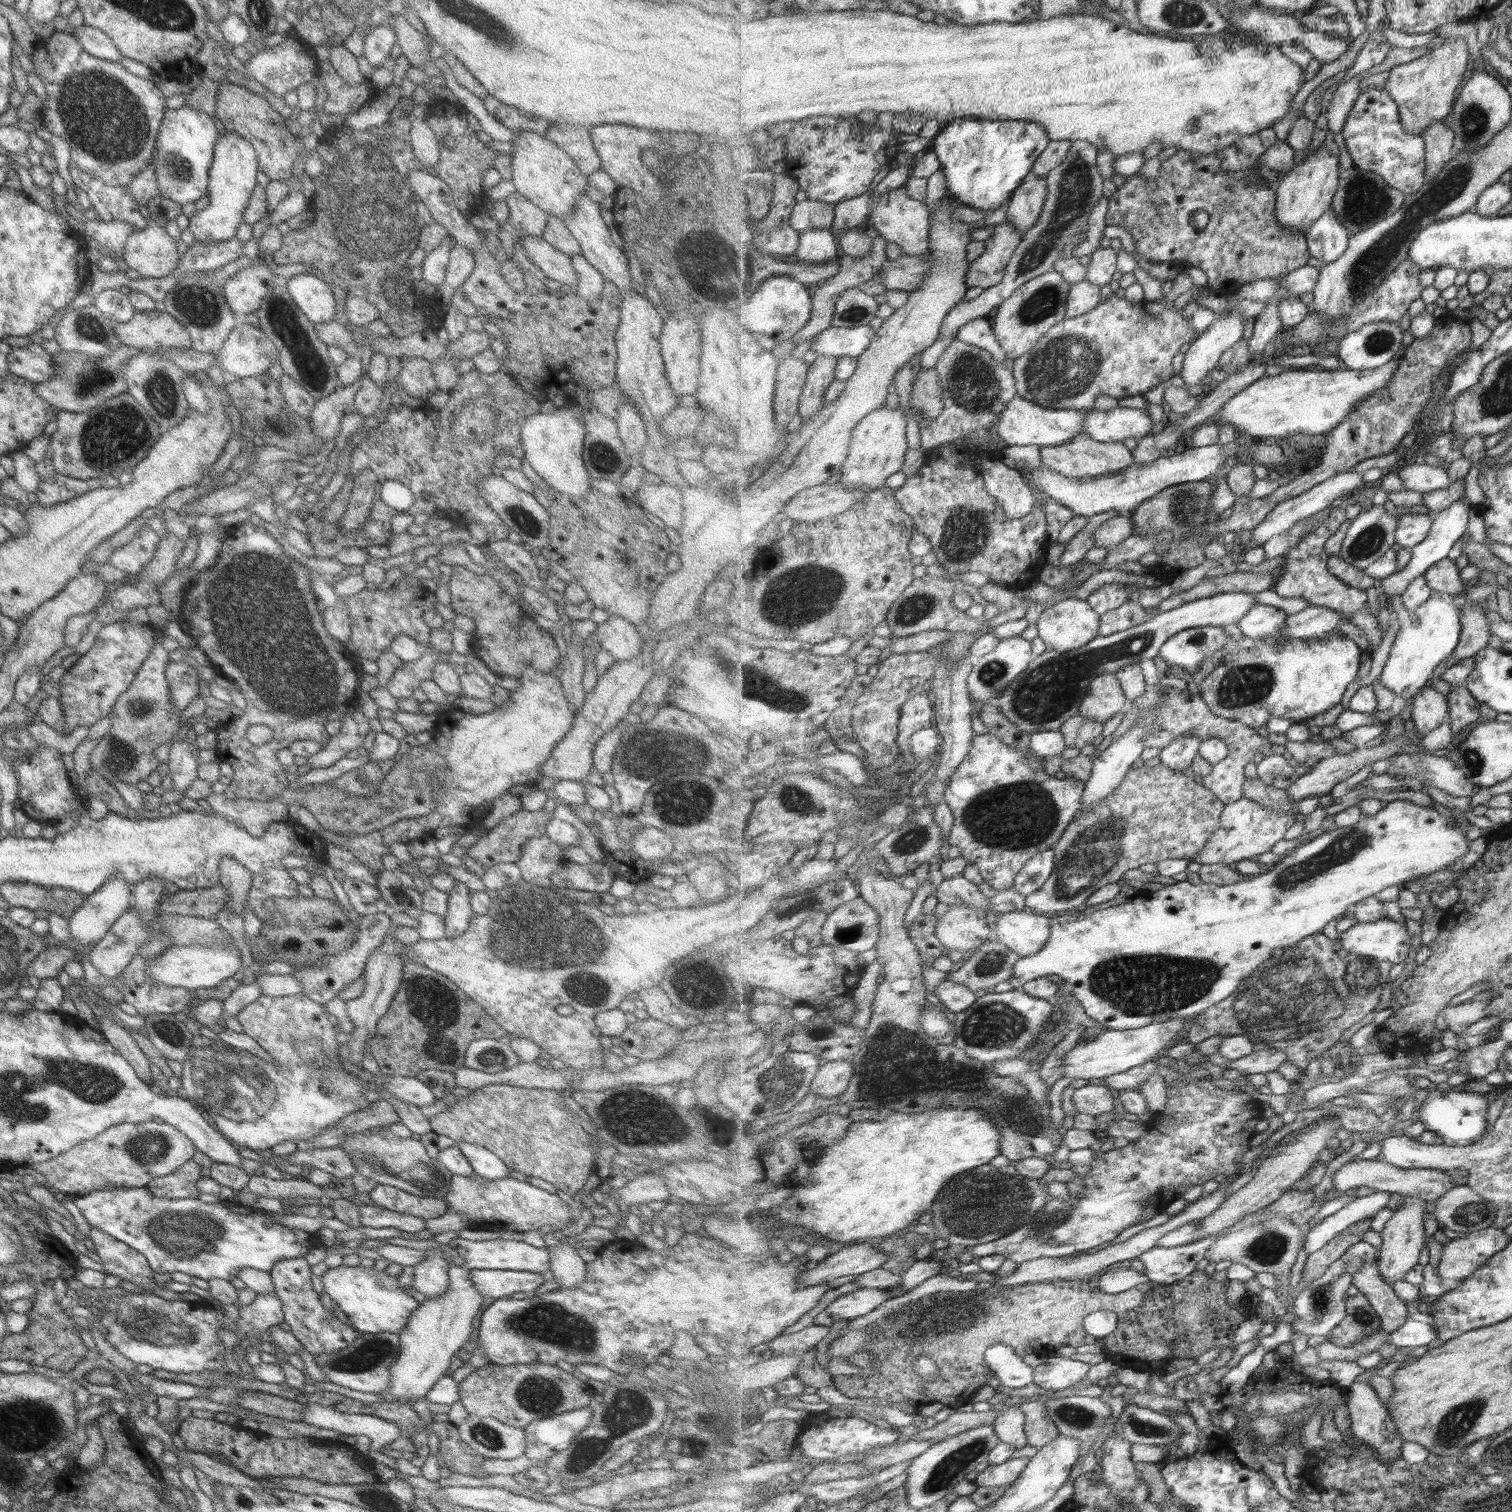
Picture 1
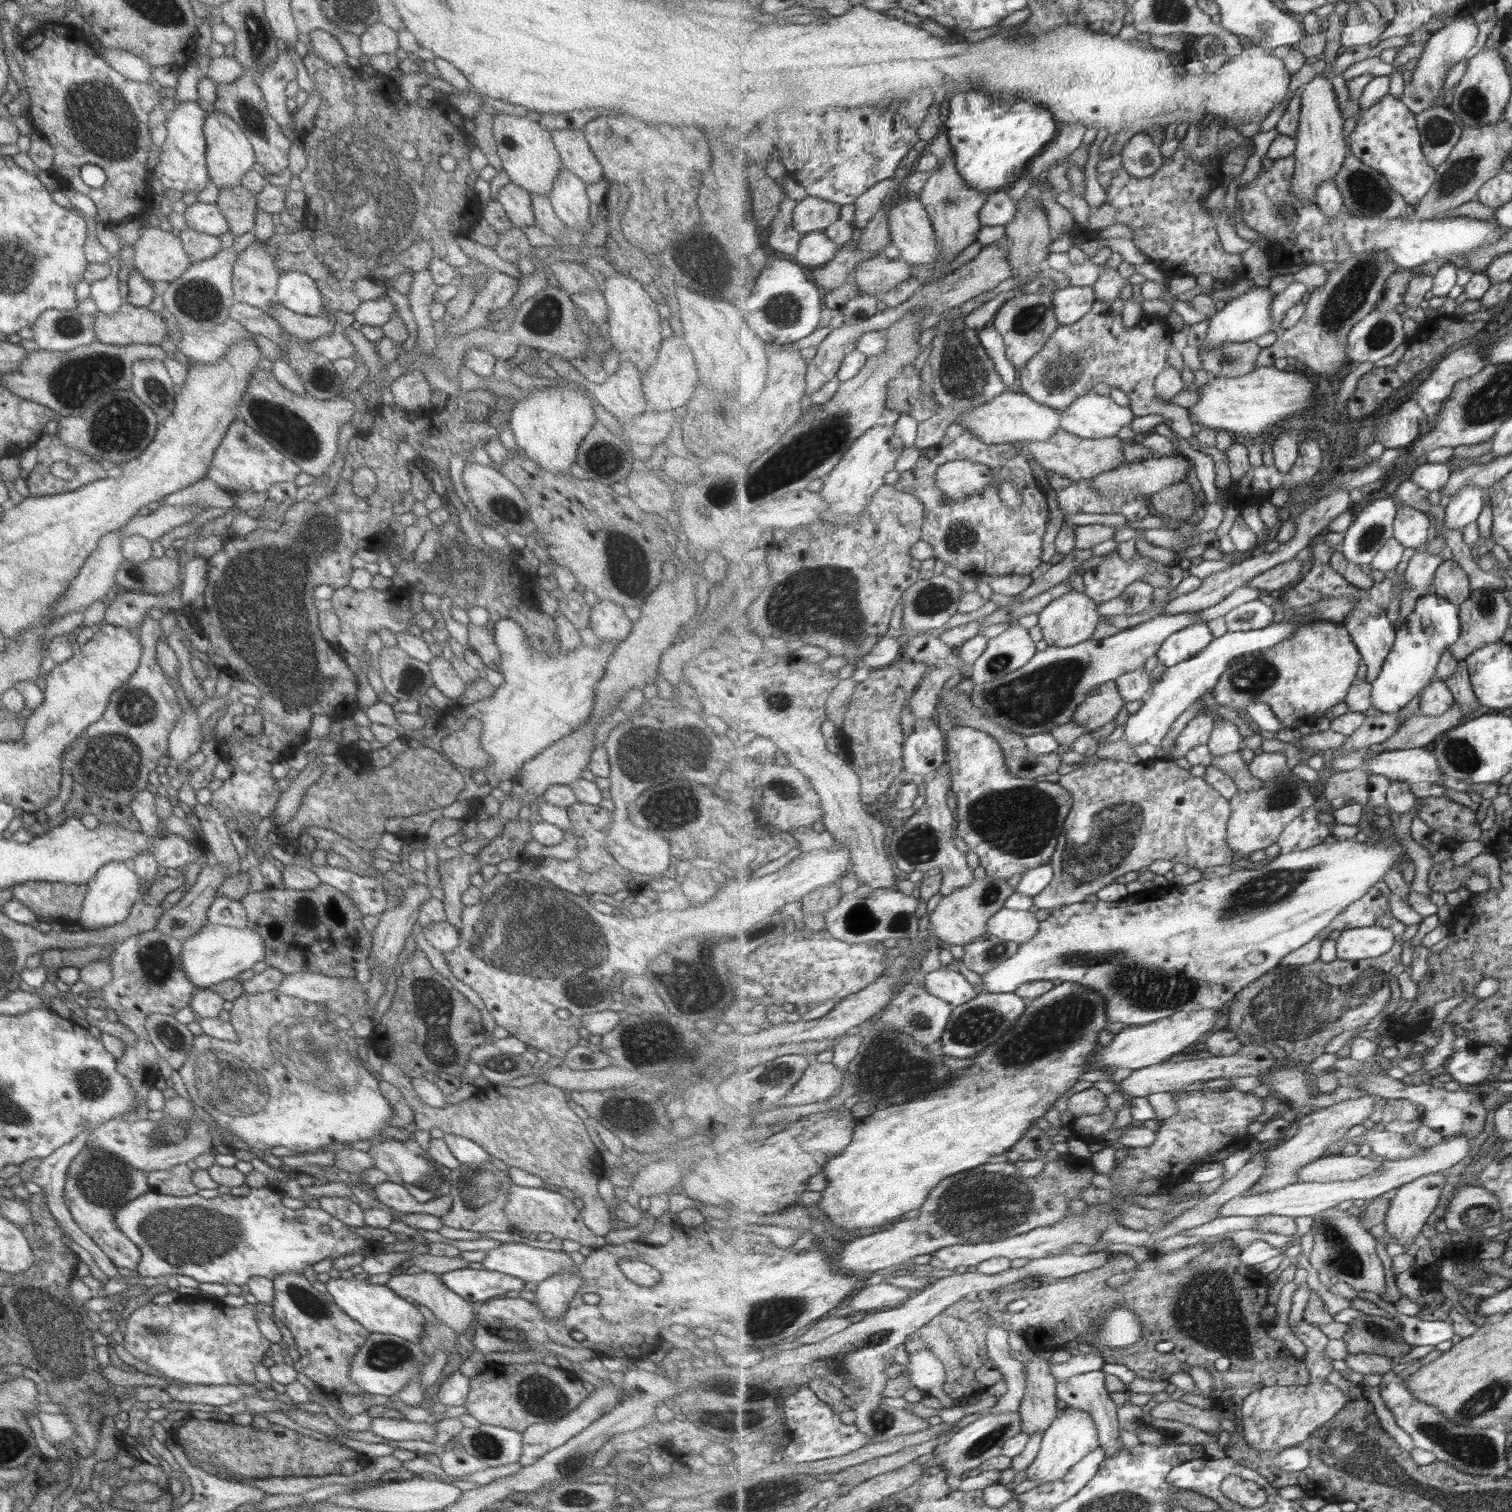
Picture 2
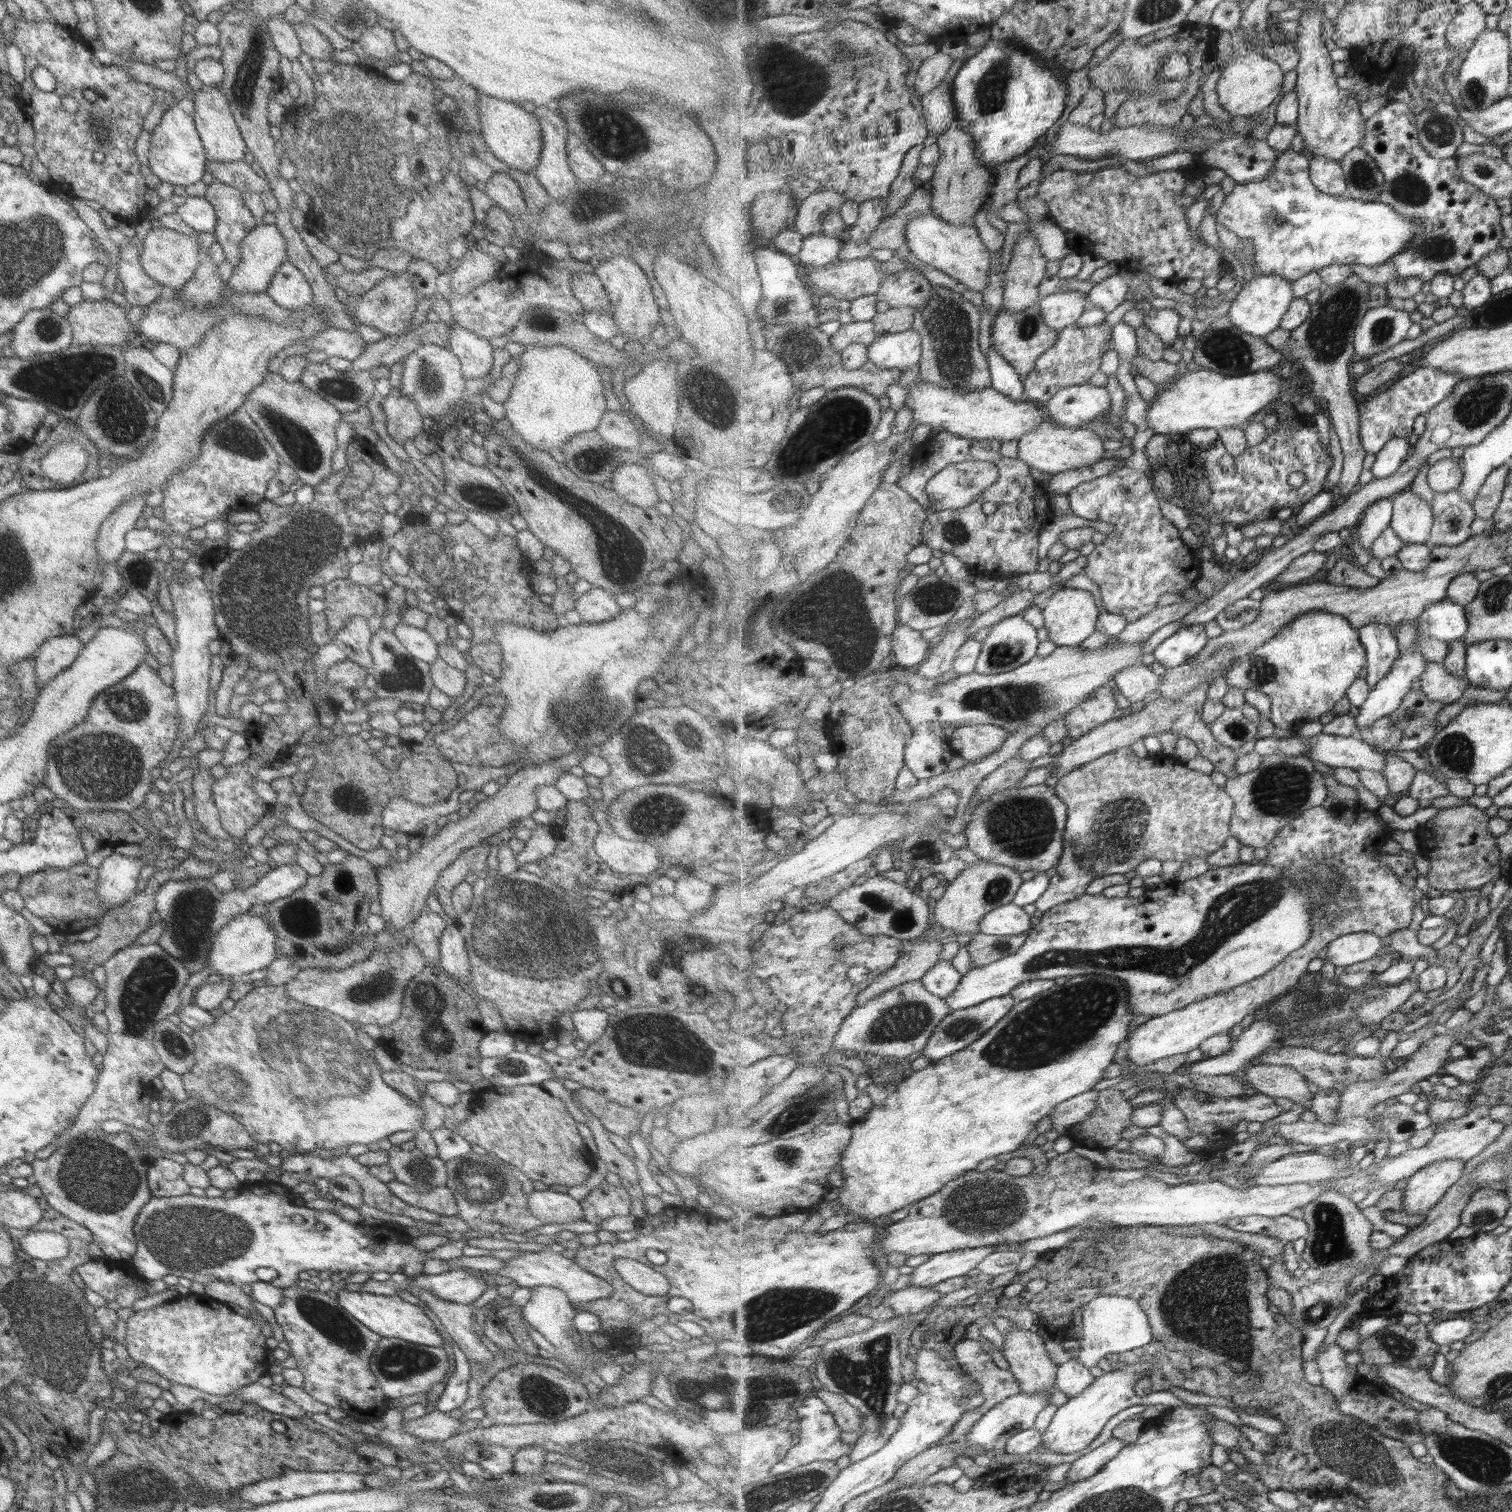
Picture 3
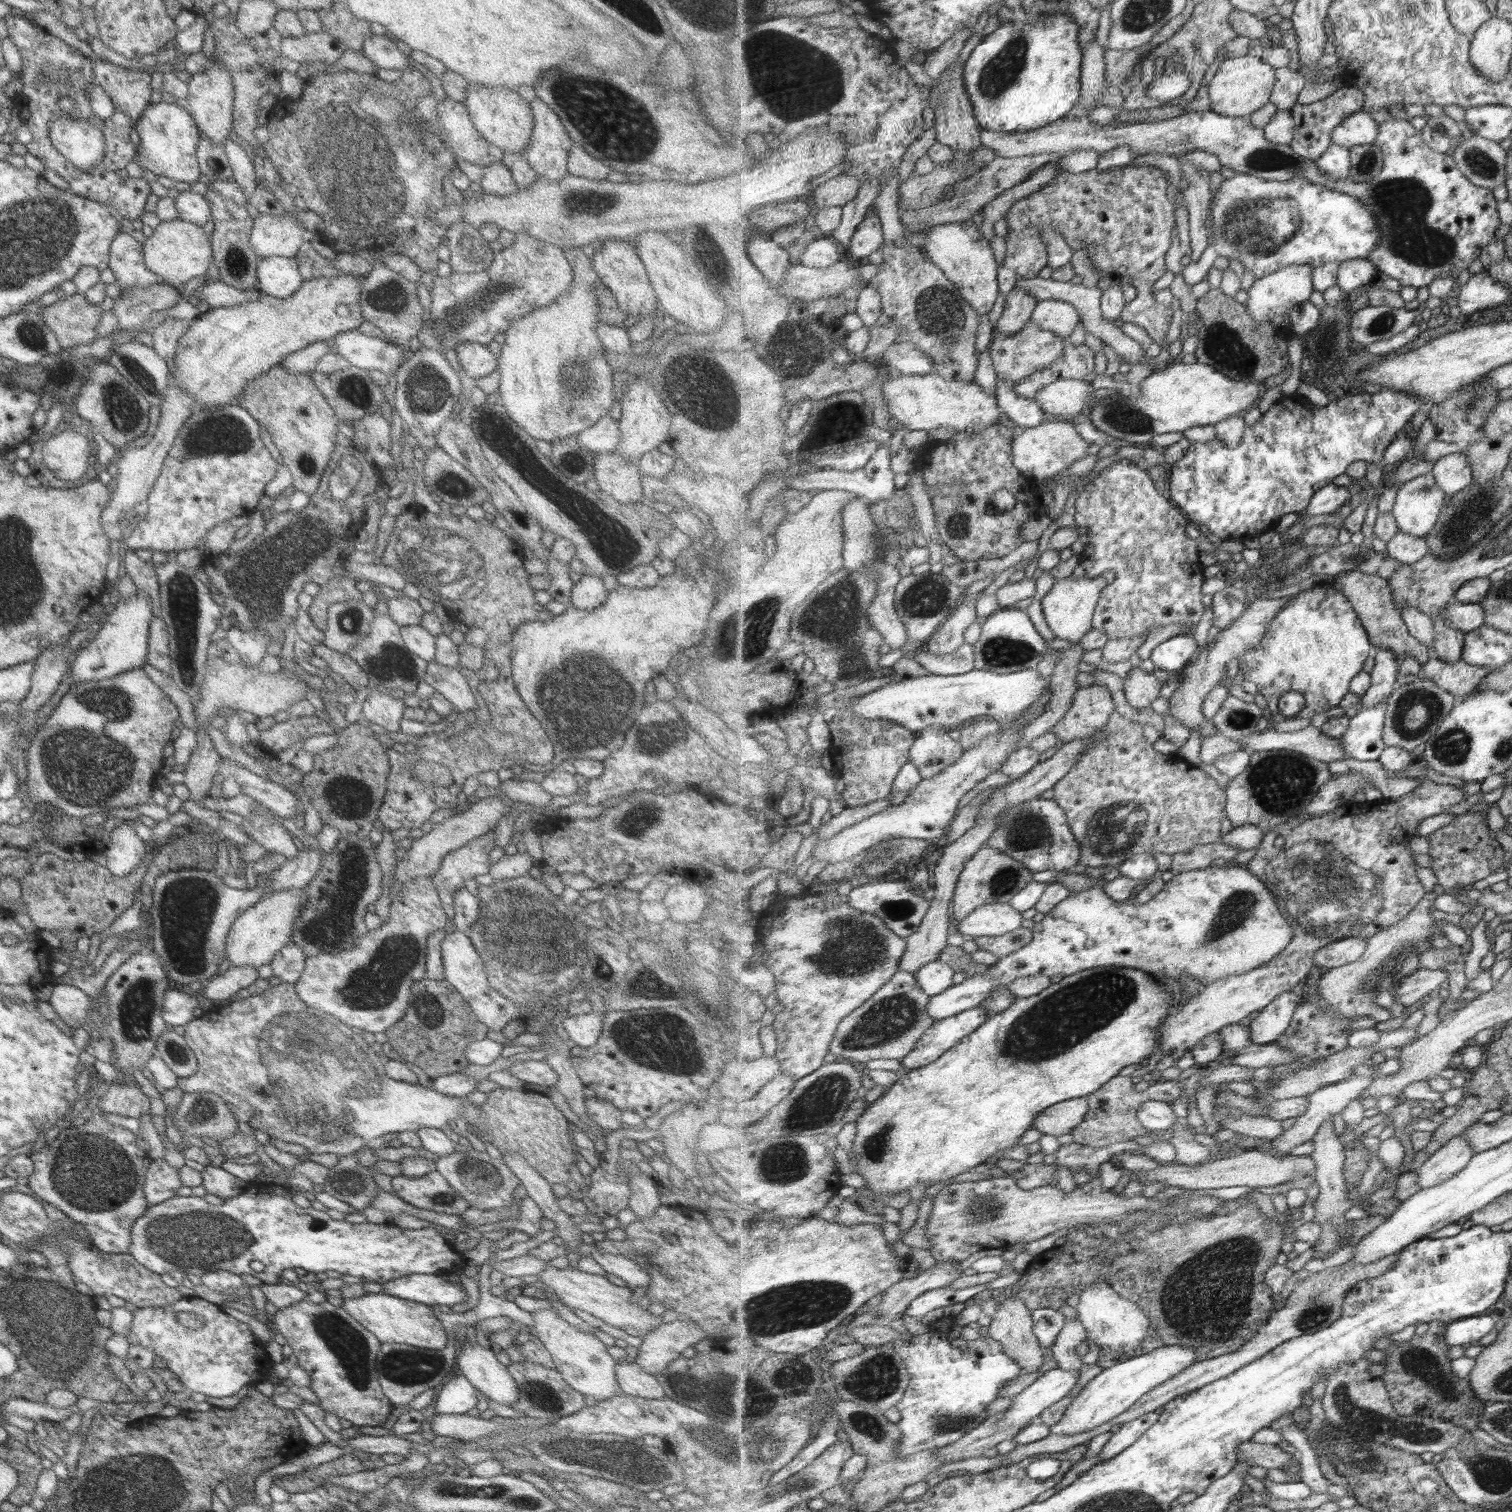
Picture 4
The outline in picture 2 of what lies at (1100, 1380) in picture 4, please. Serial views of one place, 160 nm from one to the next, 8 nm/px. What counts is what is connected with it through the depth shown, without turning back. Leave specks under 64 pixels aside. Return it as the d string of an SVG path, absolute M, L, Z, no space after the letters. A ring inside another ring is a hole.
M1067 1408L1065 1413L1059 1412L1055 1423L1040 1435L1042 1445L1036 1461L1028 1466L1026 1478L1037 1481L1039 1485L1053 1483L1069 1475L1074 1466L1087 1455L1101 1447L1098 1428L1095 1427L1093 1417L1087 1411Z

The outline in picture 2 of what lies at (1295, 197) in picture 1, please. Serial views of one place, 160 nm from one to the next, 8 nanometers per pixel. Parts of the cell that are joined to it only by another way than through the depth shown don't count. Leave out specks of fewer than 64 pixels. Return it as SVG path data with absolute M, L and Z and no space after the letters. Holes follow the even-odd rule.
M1319 74L1308 80L1298 92L1301 96L1302 111L1299 132L1296 136L1296 151L1294 157L1297 159L1295 178L1293 178L1294 196L1315 201L1321 185L1329 179L1335 179L1341 172L1345 159L1349 154L1349 140L1343 138L1343 124L1345 117L1342 113L1336 90L1330 79L1330 75Z

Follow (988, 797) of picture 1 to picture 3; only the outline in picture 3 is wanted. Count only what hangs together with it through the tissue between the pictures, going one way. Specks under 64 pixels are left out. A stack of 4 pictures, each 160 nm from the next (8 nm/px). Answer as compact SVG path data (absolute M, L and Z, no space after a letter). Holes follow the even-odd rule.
M960 726L951 734L950 743L967 764L973 764L997 752L1005 744L1008 735L1009 732L999 726ZM1038 784L1029 786L1029 798L1023 798L1023 787L1013 787L993 793L981 801L970 814L970 822L964 834L968 841L967 850L972 851L979 860L1009 866L1019 873L1033 871L1046 873L1049 868L1056 868L1065 852L1064 832L1068 821L1068 806L1058 796L1056 787Z

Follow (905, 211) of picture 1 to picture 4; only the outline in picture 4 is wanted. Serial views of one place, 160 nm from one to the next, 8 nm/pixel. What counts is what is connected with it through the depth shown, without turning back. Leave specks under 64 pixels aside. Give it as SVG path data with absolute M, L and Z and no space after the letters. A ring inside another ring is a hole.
M965 221L934 225L928 232L923 247L926 248L926 255L931 262L944 270L947 278L956 283L961 296L965 297L981 316L991 312L997 302L997 296L1001 294L998 278L1001 262L995 256L990 240L983 238L983 234L979 232L977 223Z

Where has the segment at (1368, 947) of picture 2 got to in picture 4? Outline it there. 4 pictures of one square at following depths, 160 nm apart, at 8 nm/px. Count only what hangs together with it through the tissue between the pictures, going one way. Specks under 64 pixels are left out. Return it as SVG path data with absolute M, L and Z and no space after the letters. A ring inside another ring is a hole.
M1345 938L1339 942L1333 942L1317 951L1316 964L1318 967L1325 966L1329 969L1339 968L1359 960L1368 949L1367 938Z

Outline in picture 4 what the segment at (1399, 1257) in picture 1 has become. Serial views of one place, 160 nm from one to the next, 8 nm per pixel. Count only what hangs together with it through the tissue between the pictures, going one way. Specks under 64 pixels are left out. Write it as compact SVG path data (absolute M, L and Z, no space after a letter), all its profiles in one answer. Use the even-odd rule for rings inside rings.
M1465 1132L1453 1138L1449 1145L1443 1146L1423 1166L1417 1170L1418 1183L1422 1189L1431 1188L1451 1180L1456 1174L1465 1170L1476 1155Z

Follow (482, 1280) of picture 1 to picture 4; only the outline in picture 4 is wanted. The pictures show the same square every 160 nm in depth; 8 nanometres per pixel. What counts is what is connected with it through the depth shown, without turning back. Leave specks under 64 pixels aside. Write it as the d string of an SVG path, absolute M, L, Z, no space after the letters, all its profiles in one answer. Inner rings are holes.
M409 1274L383 1282L381 1293L397 1298L418 1302L431 1308L447 1309L453 1304L461 1304L467 1295L461 1284L451 1283L434 1274Z

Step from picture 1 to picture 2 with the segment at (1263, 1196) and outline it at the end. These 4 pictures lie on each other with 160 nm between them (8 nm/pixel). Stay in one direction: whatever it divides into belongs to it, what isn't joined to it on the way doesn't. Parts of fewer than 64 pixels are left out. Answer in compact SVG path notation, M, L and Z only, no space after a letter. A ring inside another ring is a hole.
M1366 1091L1361 1092L1361 1095L1357 1098L1345 1100L1296 1119L1298 1133L1280 1146L1270 1148L1266 1156L1267 1166L1265 1172L1247 1193L1260 1192L1263 1194L1264 1192L1273 1192L1279 1188L1299 1183L1300 1174L1298 1172L1304 1166L1317 1162L1317 1159L1325 1156L1325 1152L1331 1144L1337 1144L1339 1140L1345 1139L1347 1132L1351 1130L1351 1126L1357 1126L1357 1124L1368 1125L1368 1118L1373 1114L1373 1104L1379 1098L1375 1094L1369 1094Z

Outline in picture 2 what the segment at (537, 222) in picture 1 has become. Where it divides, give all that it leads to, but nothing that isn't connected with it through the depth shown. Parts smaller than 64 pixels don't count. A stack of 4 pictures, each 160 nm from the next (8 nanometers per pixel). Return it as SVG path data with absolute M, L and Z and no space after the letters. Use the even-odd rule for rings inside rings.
M509 182L505 186L494 188L492 199L504 210L511 227L523 228L534 223L529 193Z

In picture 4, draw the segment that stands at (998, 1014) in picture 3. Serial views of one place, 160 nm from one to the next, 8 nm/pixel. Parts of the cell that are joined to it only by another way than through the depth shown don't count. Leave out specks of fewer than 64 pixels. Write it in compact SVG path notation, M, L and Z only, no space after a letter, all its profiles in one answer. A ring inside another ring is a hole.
M975 1008L936 1023L919 1039L913 1052L900 1063L907 1070L918 1069L936 1060L959 1044L964 1038L979 1030L989 1020L985 1008Z

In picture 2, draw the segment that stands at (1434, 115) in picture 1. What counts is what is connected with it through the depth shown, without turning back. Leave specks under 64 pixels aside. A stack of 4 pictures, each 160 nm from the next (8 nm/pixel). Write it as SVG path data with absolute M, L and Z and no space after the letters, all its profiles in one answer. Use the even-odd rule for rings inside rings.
M1471 15L1463 18L1454 18L1441 26L1437 33L1430 36L1424 48L1424 53L1412 70L1410 83L1405 87L1400 99L1417 115L1423 110L1435 107L1435 99L1445 90L1445 78L1459 62L1466 60L1469 50L1477 44L1479 28Z

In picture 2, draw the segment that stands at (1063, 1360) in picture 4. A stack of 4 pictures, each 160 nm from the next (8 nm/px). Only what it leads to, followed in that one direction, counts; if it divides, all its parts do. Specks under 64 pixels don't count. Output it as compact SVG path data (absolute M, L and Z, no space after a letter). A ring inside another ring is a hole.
M1102 1369L1097 1372L1089 1372L1085 1375L1069 1378L1067 1381L1058 1383L1057 1386L1059 1400L1065 1402L1069 1408L1087 1411L1093 1417L1095 1427L1098 1428L1101 1446L1105 1449L1107 1457L1113 1456L1125 1447L1120 1437L1122 1430L1119 1428L1117 1404L1109 1398L1109 1394L1107 1388L1105 1388L1105 1372Z

